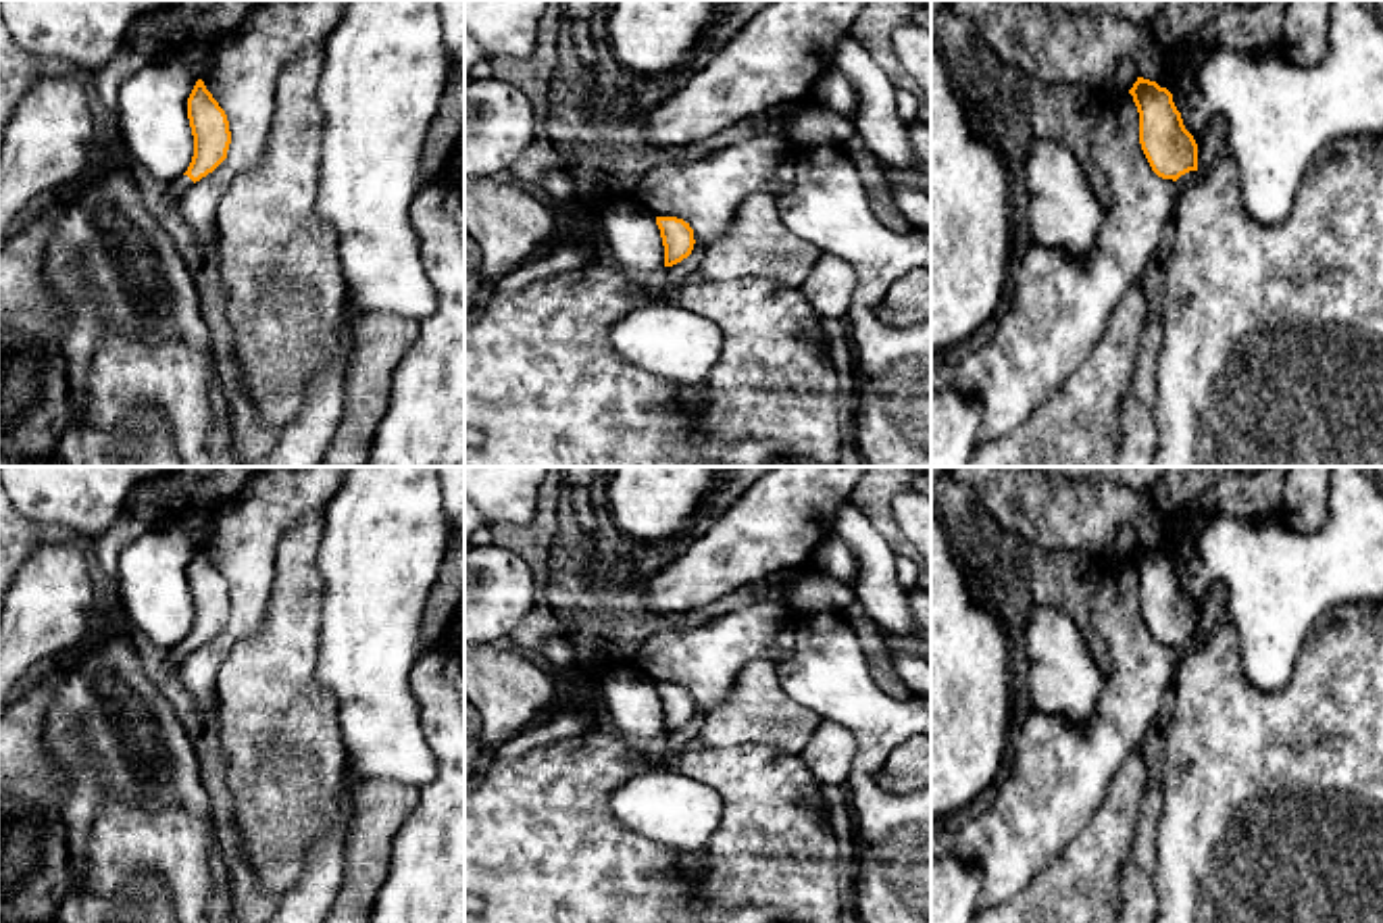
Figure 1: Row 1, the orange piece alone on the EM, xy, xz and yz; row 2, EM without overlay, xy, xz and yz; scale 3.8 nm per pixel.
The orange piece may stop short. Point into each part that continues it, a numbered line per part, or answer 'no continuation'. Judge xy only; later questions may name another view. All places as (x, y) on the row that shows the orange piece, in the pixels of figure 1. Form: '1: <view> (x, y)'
1: xy (184, 182)

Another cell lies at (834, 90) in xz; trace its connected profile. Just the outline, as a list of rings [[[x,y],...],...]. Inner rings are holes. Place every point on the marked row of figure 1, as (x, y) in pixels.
[[[835,65],[819,77],[808,94],[808,100],[850,119],[854,119],[858,110],[856,90],[846,73]]]

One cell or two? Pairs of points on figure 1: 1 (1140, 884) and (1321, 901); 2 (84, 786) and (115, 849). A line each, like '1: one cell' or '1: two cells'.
1: two cells
2: two cells

